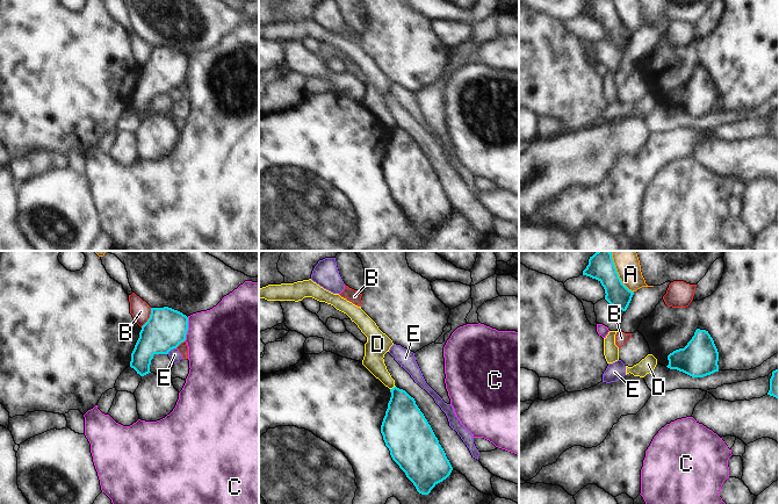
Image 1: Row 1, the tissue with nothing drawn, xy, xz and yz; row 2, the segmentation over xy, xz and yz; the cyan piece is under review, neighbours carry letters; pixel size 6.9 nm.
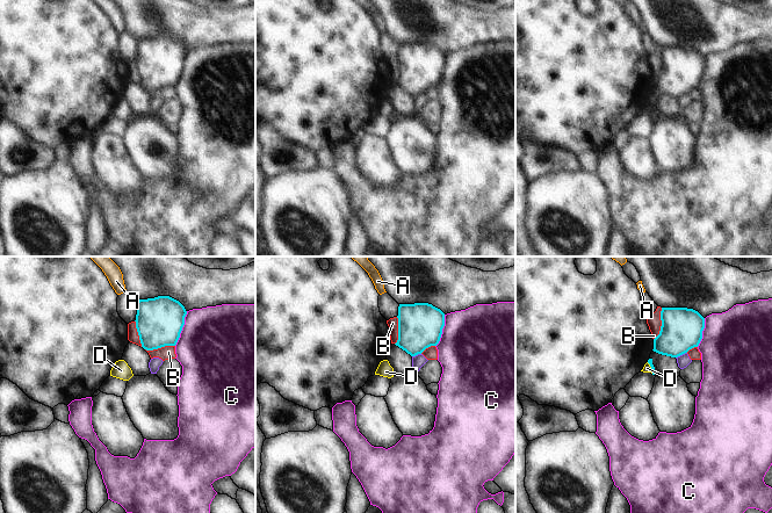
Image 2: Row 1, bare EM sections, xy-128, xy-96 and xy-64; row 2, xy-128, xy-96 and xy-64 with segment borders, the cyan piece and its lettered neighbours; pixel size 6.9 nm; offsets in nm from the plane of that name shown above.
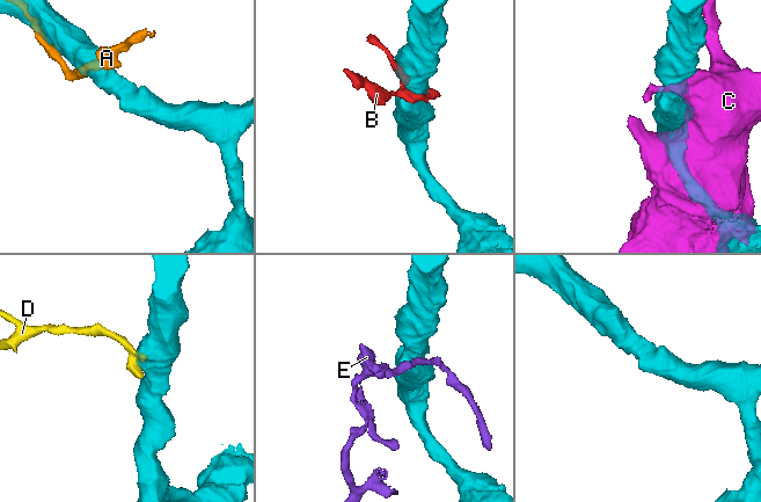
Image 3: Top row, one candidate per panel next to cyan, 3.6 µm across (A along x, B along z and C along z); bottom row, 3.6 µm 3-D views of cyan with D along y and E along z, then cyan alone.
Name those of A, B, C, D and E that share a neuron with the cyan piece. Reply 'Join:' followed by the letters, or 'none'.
Join: none.

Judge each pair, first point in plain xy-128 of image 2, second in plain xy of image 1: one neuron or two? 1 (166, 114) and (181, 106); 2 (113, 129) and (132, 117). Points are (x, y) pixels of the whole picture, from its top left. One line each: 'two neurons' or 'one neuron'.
1: one neuron
2: one neuron

